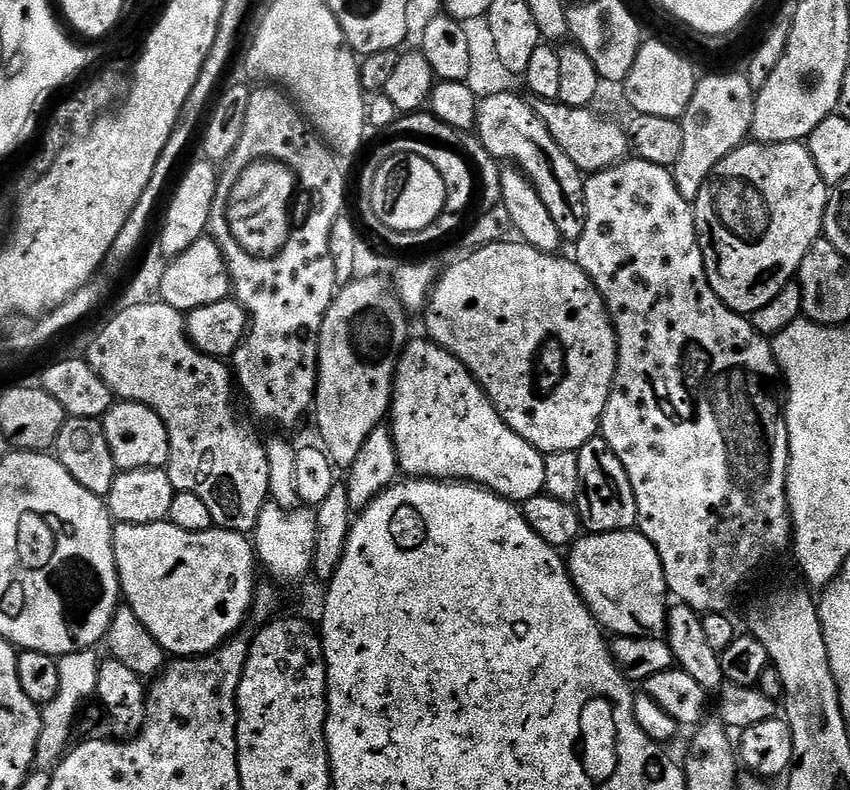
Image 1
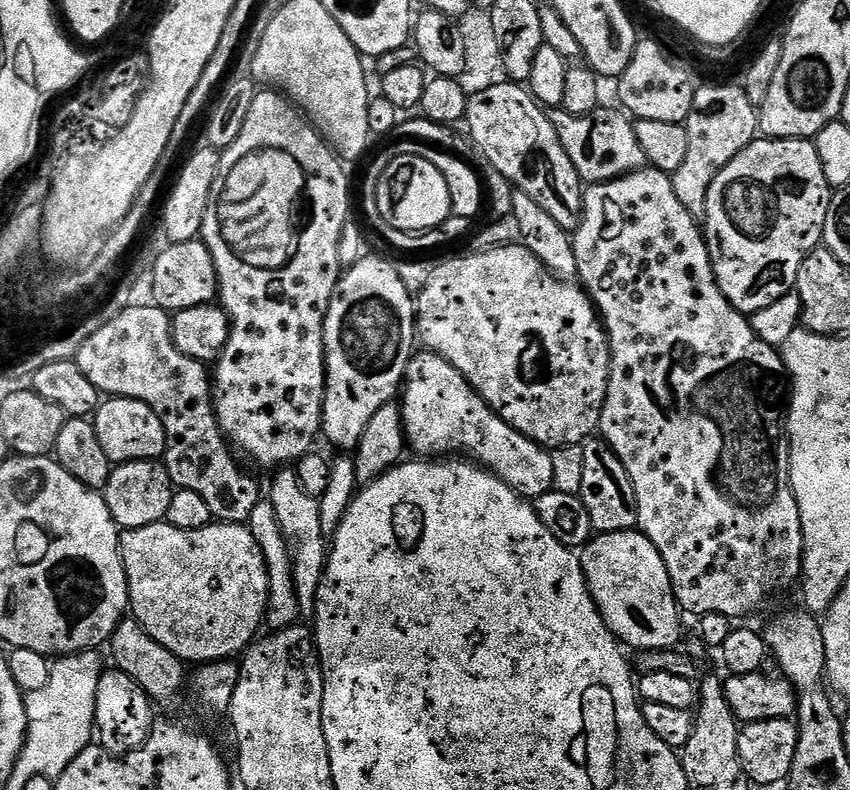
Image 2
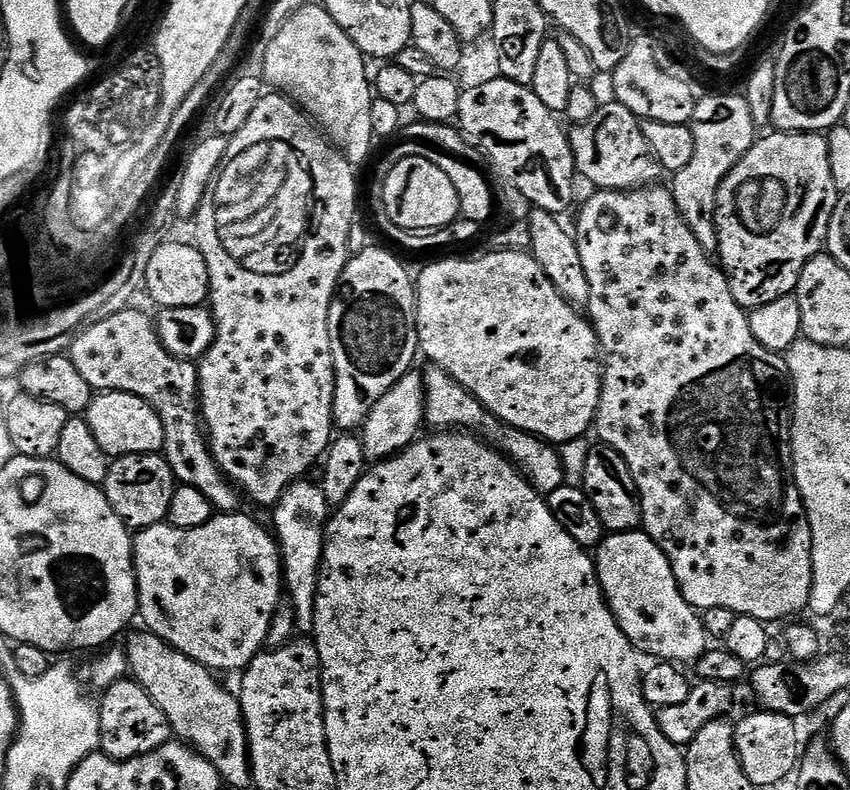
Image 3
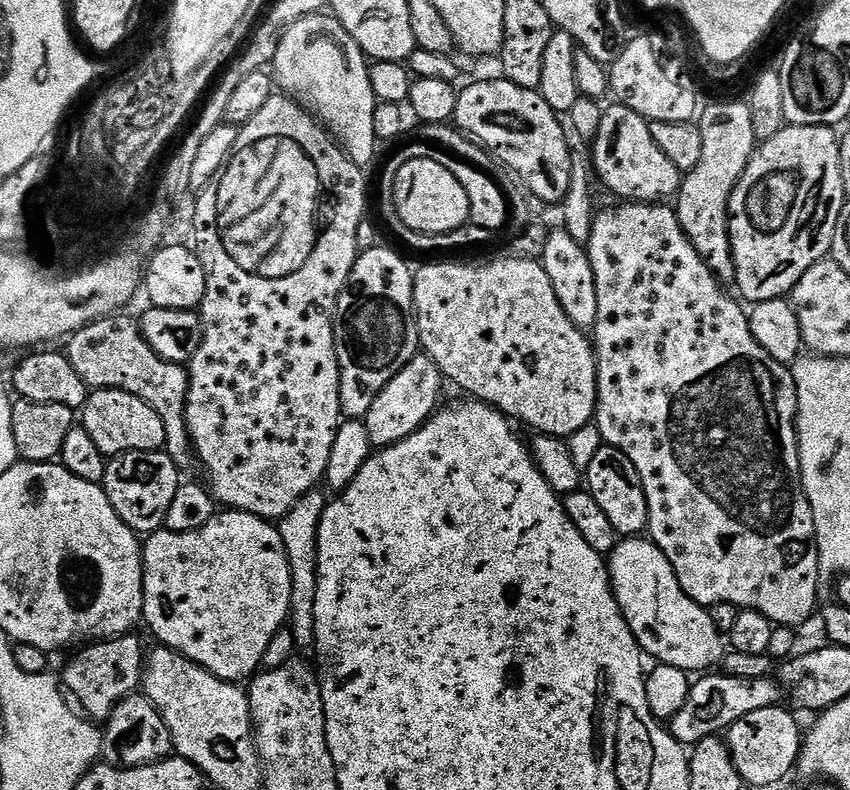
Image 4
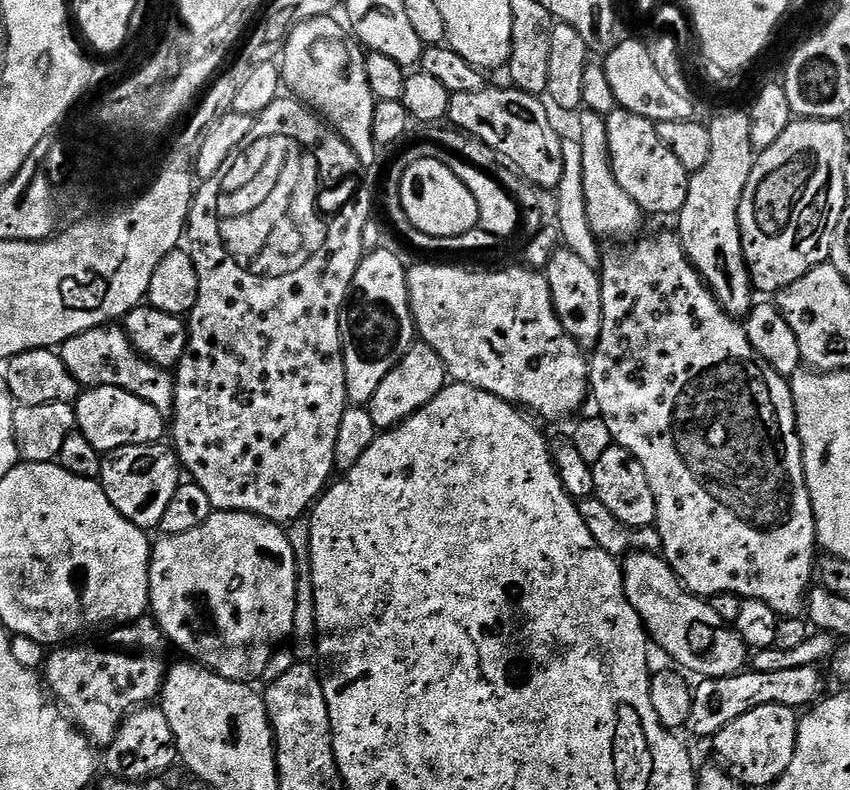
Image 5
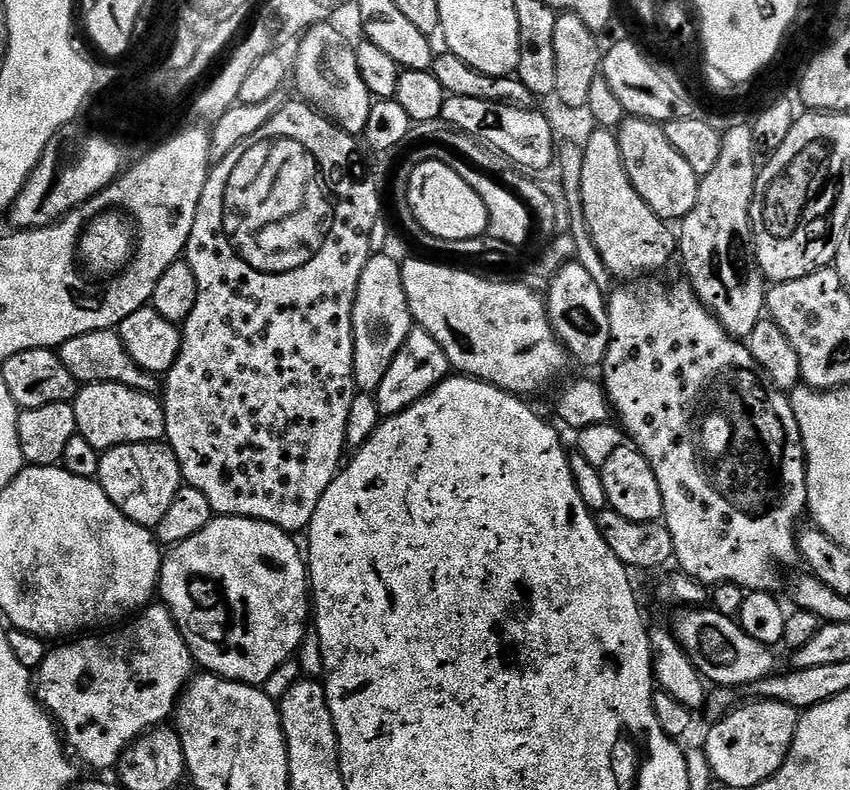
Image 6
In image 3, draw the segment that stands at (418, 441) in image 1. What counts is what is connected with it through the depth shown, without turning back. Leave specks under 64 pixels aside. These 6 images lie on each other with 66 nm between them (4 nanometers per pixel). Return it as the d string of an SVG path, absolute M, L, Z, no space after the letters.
M435 366L429 367L427 370L429 372L423 373L424 418L429 429L475 430L477 433L483 434L523 472L525 478L542 494L558 490L564 485L562 458L553 445L546 440L539 440L536 436L531 436L529 432L510 428L507 424L500 423L477 396L466 391L453 376L446 374L446 370Z

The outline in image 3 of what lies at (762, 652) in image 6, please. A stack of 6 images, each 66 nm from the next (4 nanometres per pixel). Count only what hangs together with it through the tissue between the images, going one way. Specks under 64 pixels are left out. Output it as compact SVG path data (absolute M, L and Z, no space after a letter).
M643 530L634 532L614 532L605 535L600 541L599 548L595 549L594 559L596 561L596 577L604 591L606 602L626 638L636 648L637 652L656 656L660 662L675 662L677 665L691 665L699 659L704 652L710 648L710 637L704 628L704 621L701 613L682 598L678 590L678 582L674 578L672 563L654 541L648 537Z

